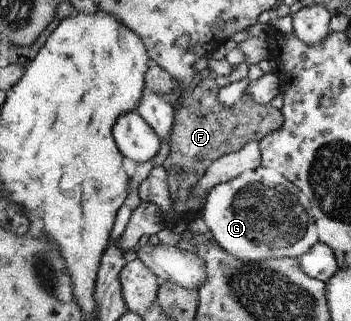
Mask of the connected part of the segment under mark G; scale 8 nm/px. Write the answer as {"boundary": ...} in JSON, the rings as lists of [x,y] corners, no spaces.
{"boundary":[[[259,166],[243,172],[239,177],[212,187],[205,195],[201,218],[213,240],[231,255],[247,262],[260,262],[269,258],[301,258],[317,243],[317,223],[312,214],[310,198],[286,176],[275,170]]]}

